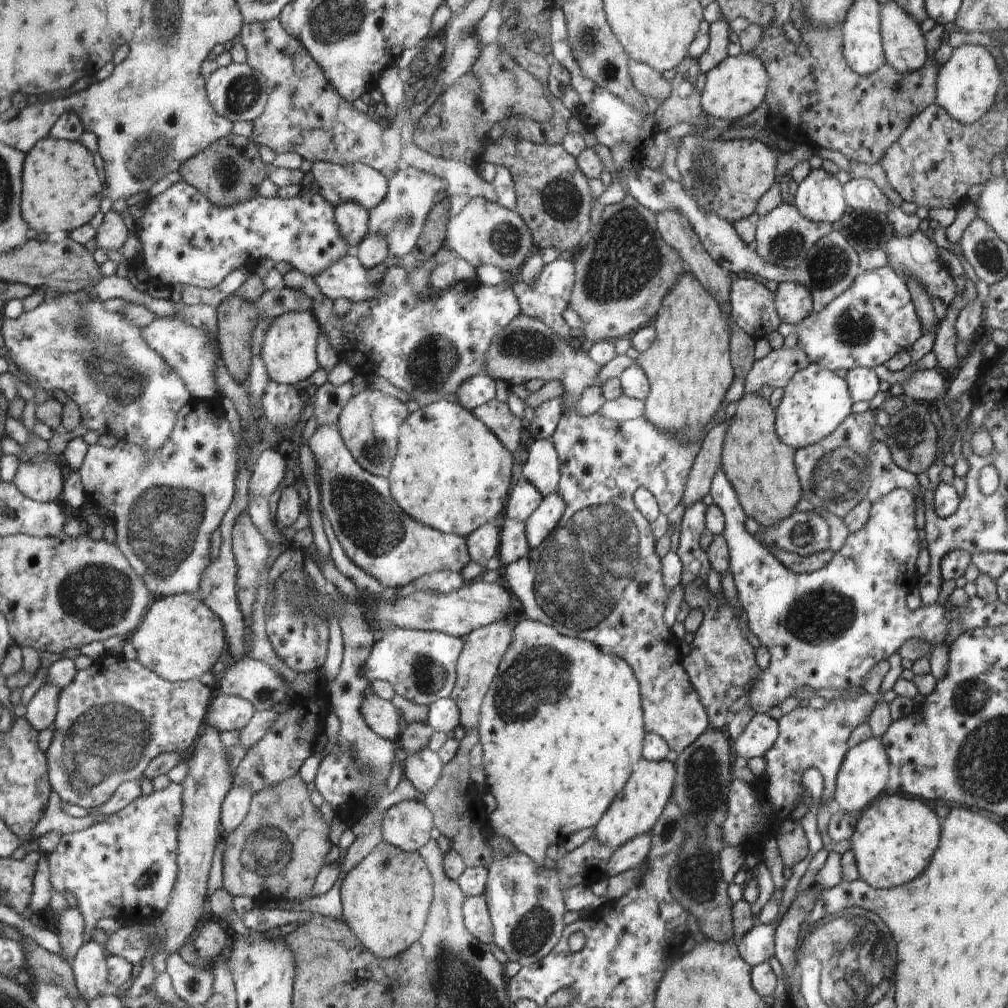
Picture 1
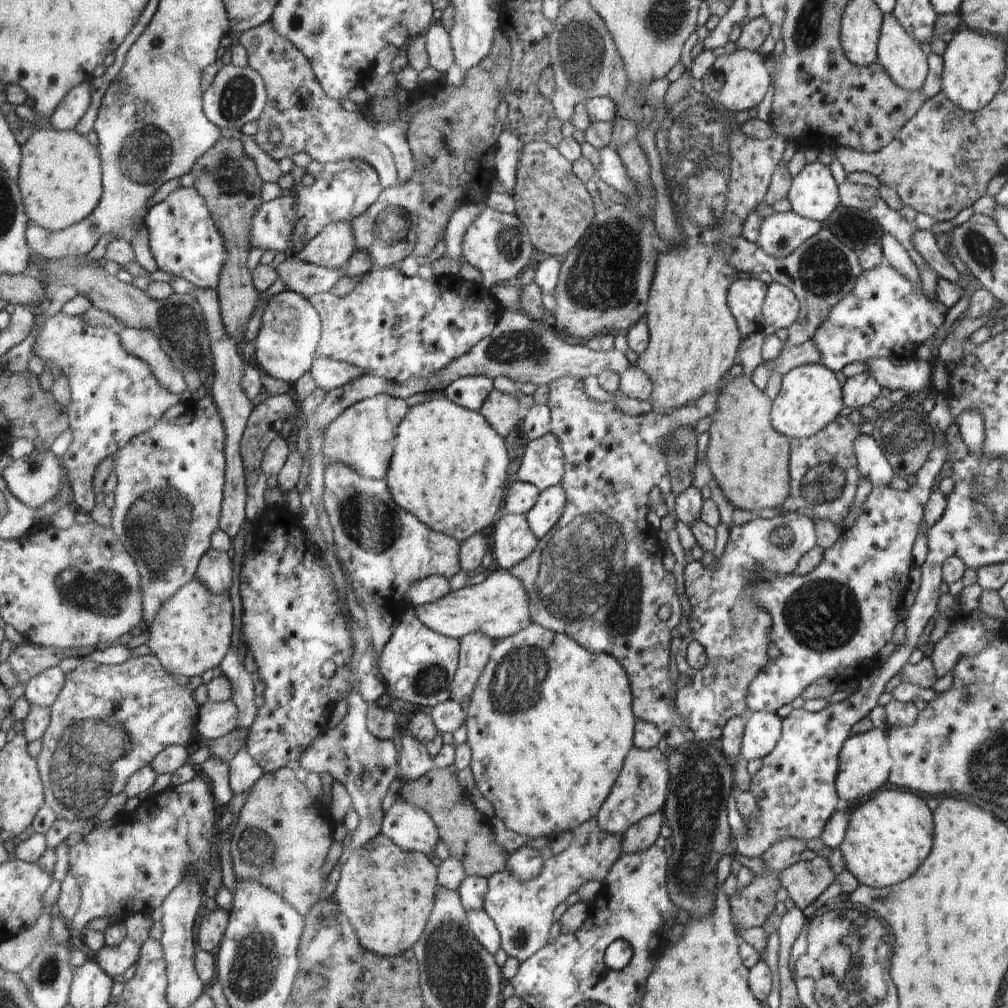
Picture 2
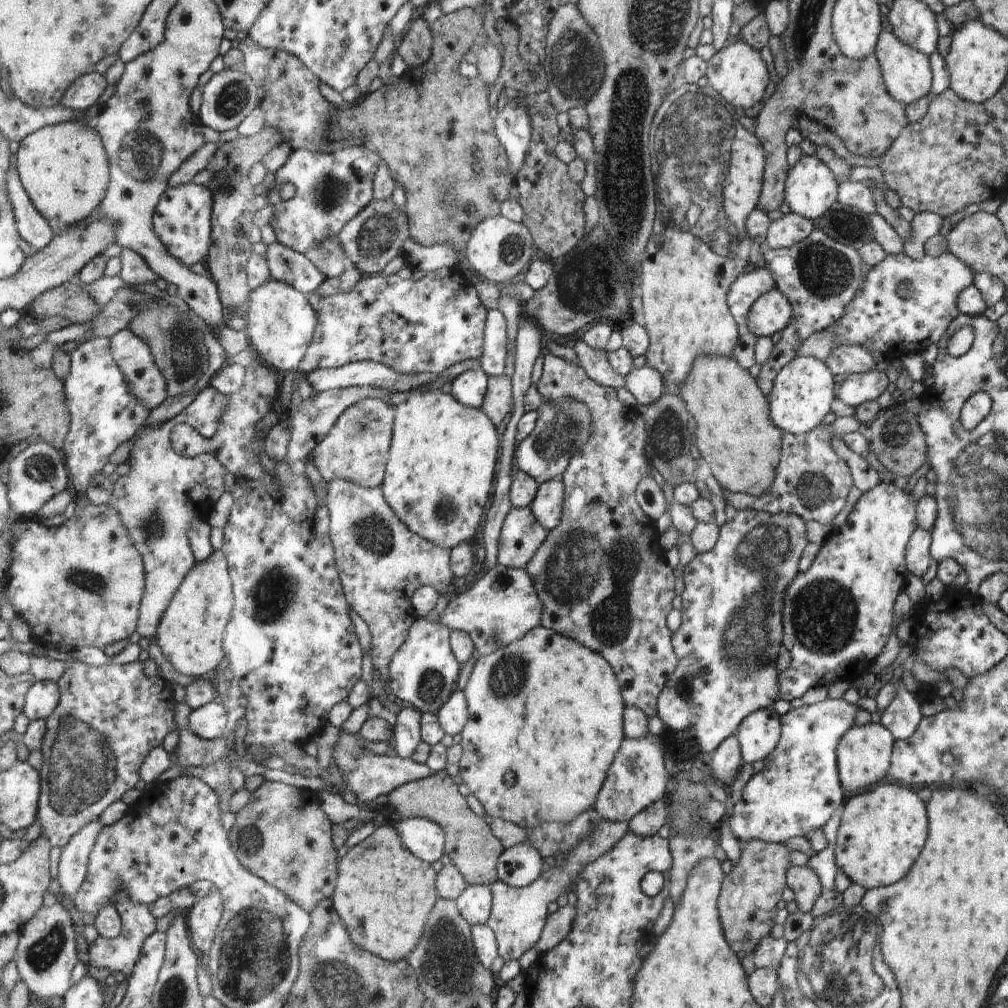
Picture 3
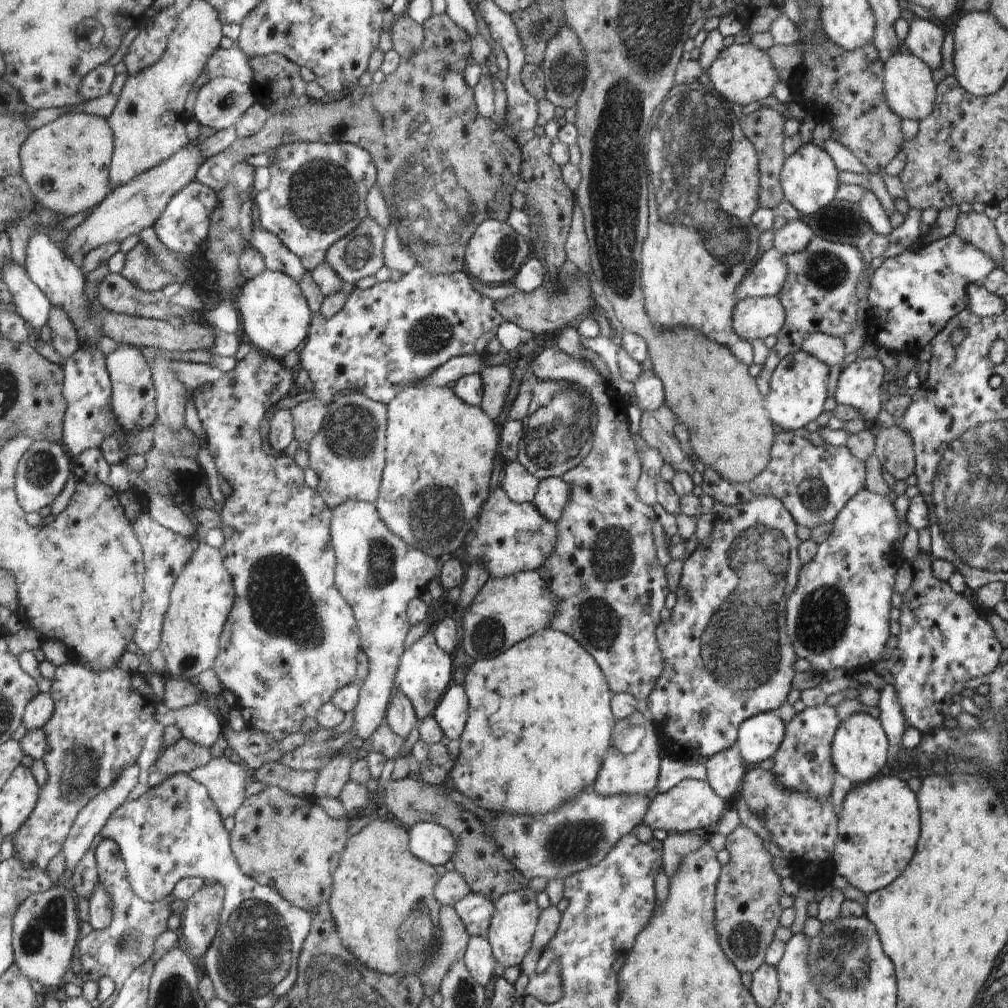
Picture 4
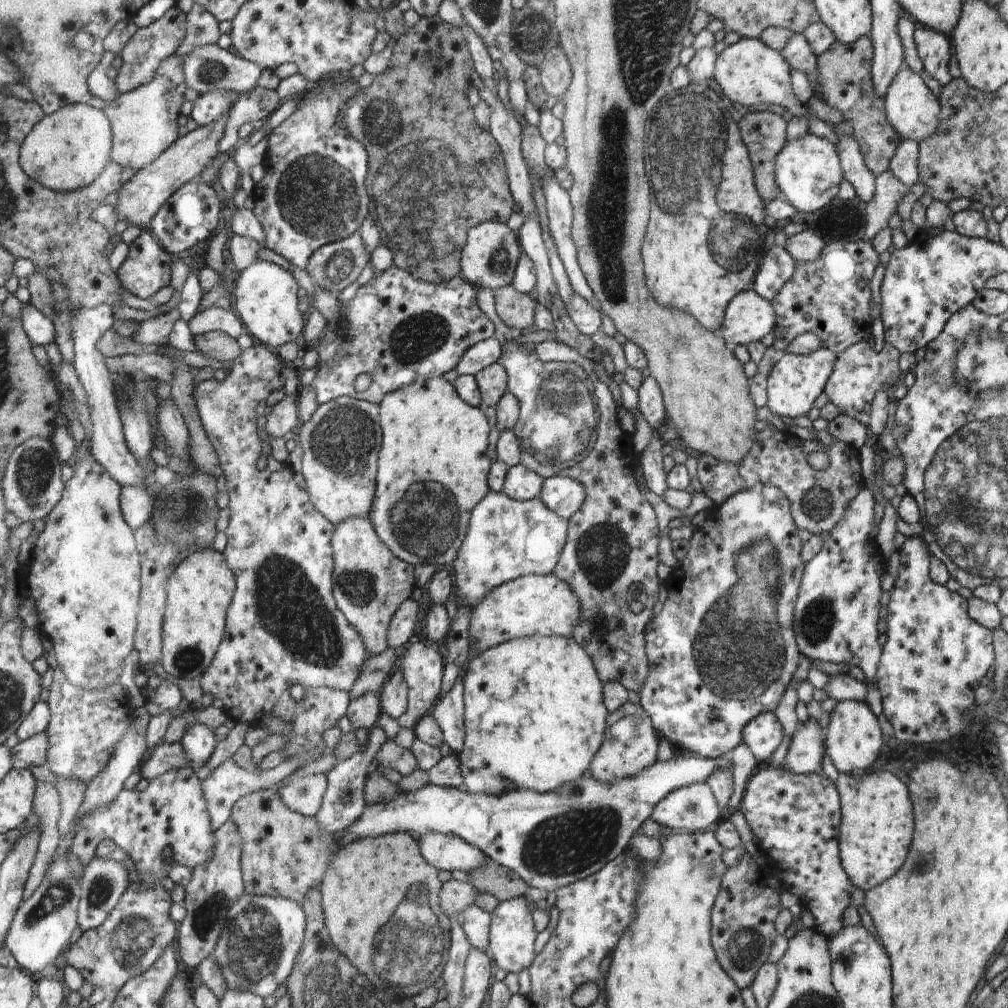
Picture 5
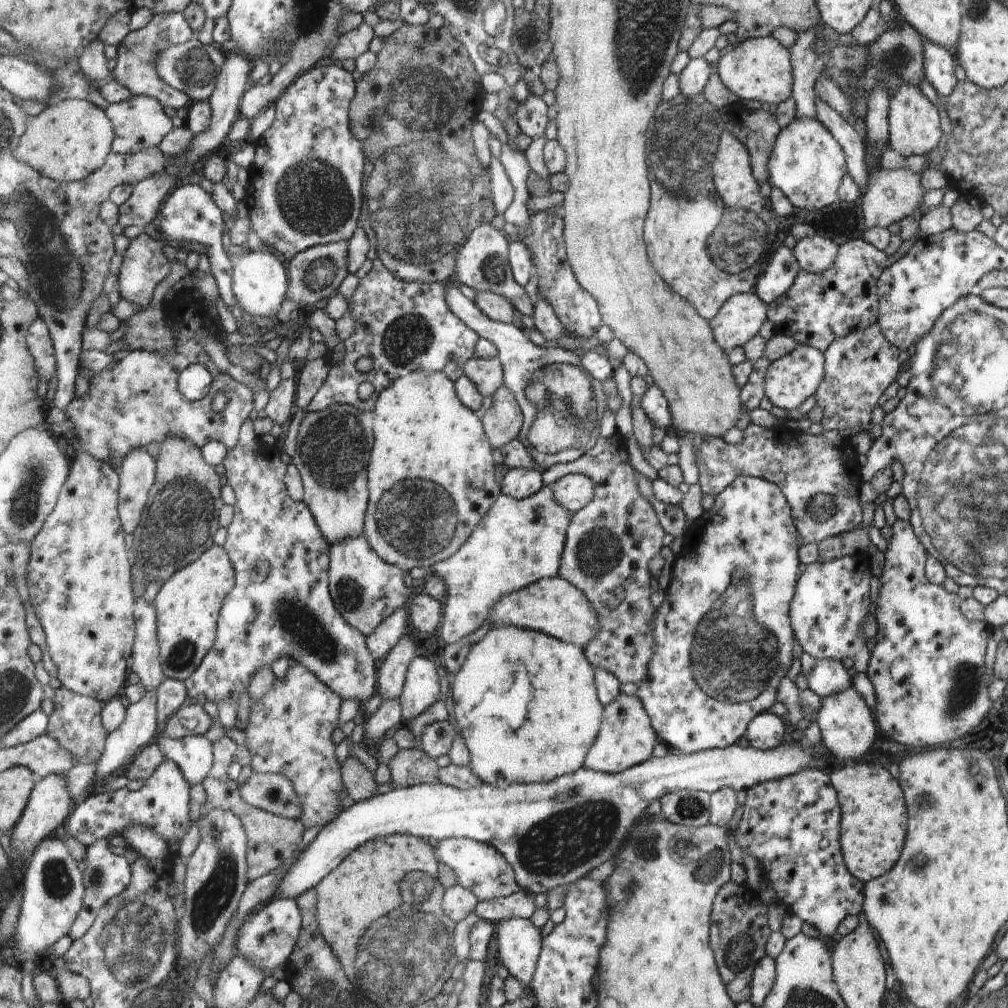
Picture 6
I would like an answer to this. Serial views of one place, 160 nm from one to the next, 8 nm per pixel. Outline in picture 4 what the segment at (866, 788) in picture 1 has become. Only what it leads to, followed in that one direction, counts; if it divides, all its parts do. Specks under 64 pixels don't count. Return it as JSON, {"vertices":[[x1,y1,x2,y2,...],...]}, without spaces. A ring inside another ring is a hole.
{"vertices":[[857,712,839,724,832,747,836,770,846,785,867,783,886,764,888,758,888,737,876,717,868,712]]}

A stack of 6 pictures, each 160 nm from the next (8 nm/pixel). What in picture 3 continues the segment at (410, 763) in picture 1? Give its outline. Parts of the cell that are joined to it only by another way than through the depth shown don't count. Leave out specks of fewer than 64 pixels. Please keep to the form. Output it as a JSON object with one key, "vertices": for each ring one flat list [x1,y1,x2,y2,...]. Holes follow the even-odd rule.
{"vertices":[[401,704,396,724,393,726,393,737,395,754,404,760,411,759,416,746,422,742,421,716,417,709]]}

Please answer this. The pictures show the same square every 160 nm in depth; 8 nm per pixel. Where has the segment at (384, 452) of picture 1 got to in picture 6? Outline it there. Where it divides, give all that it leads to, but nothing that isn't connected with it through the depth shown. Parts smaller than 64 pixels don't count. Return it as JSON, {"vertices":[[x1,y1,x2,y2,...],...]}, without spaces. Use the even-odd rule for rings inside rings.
{"vertices":[[332,404,317,412,306,412,298,432,296,454,292,463,298,469,304,484,304,500,312,512,316,512,316,520,320,520,320,529,332,544,348,538,363,536,365,515,370,504,370,484,366,468,371,464,371,452,375,446,375,414,370,410,360,410,350,404]]}

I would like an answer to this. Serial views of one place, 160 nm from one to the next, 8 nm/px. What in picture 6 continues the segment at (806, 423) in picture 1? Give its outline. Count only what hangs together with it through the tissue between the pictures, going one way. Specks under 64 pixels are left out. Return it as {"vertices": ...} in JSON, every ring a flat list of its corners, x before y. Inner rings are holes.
{"vertices":[[800,344,790,354,772,362,768,366,764,380,765,396,773,406,792,411,812,394,816,394,818,386,826,379,826,354,811,345]]}

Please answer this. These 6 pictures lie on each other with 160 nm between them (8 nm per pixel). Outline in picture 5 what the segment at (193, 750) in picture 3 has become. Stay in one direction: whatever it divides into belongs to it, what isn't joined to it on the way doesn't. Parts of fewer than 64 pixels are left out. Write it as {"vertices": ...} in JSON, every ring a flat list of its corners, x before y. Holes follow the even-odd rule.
{"vertices":[[165,742,151,750,148,759,140,770,143,778,149,782,158,779,159,776,166,775,167,772,177,768,192,766,192,762,187,758,187,752,182,743]]}

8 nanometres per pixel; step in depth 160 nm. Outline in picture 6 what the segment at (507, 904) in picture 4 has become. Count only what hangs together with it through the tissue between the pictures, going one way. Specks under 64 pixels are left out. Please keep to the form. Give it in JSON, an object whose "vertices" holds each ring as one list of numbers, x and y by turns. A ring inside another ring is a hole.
{"vertices":[[513,917,498,922,498,954,502,965,522,985,531,985,538,967,540,930,530,919]]}

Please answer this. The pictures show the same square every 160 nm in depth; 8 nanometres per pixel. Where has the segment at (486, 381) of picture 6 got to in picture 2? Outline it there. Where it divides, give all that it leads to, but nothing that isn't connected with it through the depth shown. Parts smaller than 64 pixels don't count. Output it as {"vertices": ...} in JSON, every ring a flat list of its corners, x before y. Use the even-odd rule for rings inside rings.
{"vertices":[[494,388,479,412,483,413,488,424,491,424,500,436,506,436,518,424,520,420,518,412,523,412,523,410,518,410,518,402,514,395]]}

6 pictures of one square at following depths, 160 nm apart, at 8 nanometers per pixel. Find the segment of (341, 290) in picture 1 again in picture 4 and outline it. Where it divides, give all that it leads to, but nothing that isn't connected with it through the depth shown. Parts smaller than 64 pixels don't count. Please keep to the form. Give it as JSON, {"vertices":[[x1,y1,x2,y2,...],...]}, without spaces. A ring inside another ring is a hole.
{"vertices":[[254,219,253,221,249,243,262,255,265,268,274,272,287,273,295,281,299,281,307,271,299,256,286,248,283,241,275,234,268,232,268,229,263,229,258,220]]}

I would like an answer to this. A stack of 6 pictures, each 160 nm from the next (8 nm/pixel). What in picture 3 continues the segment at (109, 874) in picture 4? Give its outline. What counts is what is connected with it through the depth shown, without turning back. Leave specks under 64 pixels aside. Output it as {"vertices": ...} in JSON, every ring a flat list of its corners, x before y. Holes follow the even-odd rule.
{"vertices":[[120,892,120,896,116,896,116,904,122,919,124,920,124,928,121,936,116,940,109,940,101,937,90,947,90,965,96,968,108,968,115,974,117,972,124,972,132,977,136,972,137,965,143,959,144,946,153,935,158,932,158,920,154,918,154,914,150,912,148,905,138,904,130,898,128,892]]}

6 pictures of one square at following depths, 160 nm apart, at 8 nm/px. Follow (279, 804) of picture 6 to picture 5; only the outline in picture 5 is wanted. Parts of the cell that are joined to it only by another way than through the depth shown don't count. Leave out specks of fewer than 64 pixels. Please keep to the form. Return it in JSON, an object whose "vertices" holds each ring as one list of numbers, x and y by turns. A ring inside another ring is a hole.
{"vertices":[[292,775,284,784,276,785,270,790,279,794,279,799,289,808,307,817,315,817,322,804,327,787,327,776]]}

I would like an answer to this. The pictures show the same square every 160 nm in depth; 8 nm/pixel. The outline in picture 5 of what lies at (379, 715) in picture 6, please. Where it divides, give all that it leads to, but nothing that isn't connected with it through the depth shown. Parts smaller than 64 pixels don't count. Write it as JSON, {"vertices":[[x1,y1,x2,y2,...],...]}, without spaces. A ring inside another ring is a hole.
{"vertices":[[377,727,369,730,369,739,366,740,366,746,352,756,335,764,326,773,327,787,320,810,314,817,319,822,319,828,323,829,324,835,337,836,337,834,345,831,353,822,360,818,360,814,362,814,364,807,367,805,363,792,368,774,368,765,375,753,387,740,388,738,382,728]]}

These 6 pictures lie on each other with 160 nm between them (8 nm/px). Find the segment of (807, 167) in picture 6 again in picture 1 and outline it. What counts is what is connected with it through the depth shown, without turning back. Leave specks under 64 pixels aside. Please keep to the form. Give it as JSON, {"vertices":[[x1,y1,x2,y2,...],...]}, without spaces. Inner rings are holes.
{"vertices":[[822,167,811,170,806,179,798,183,798,190,794,194,794,204,803,217,833,226,847,212,844,200,847,198,842,196,840,182]]}

